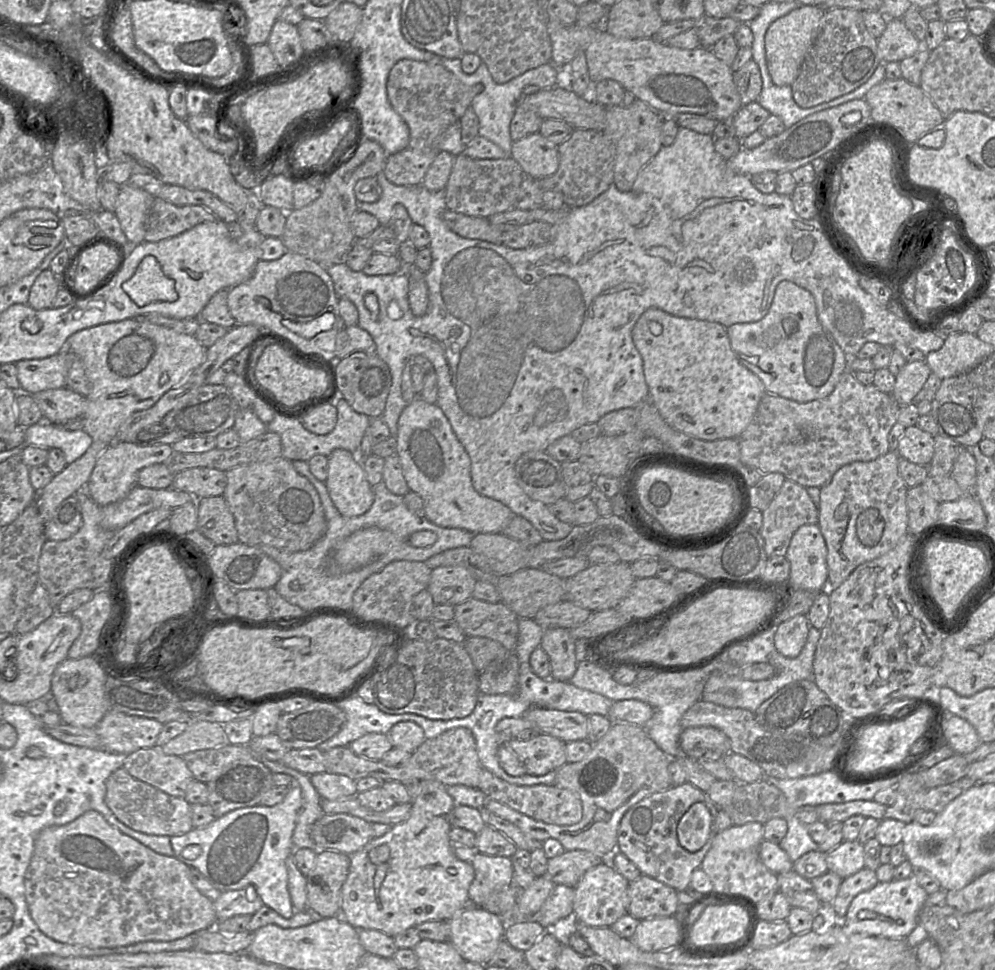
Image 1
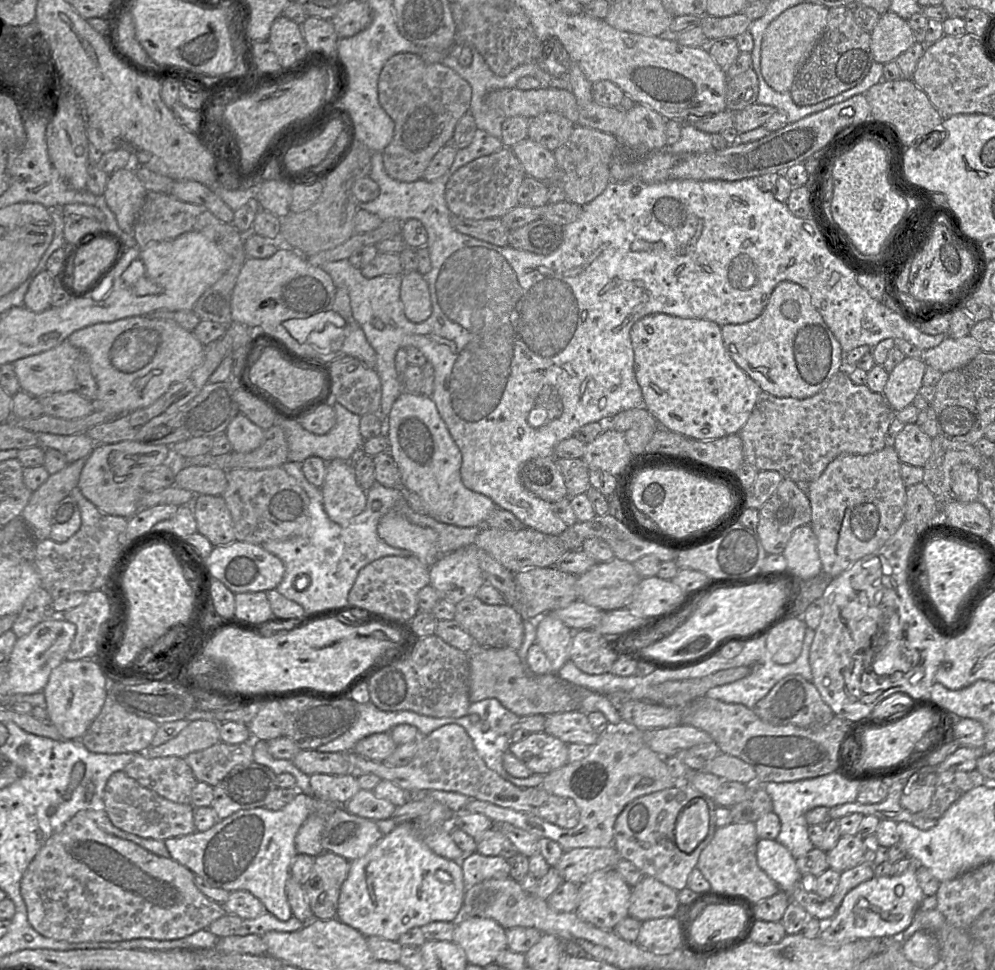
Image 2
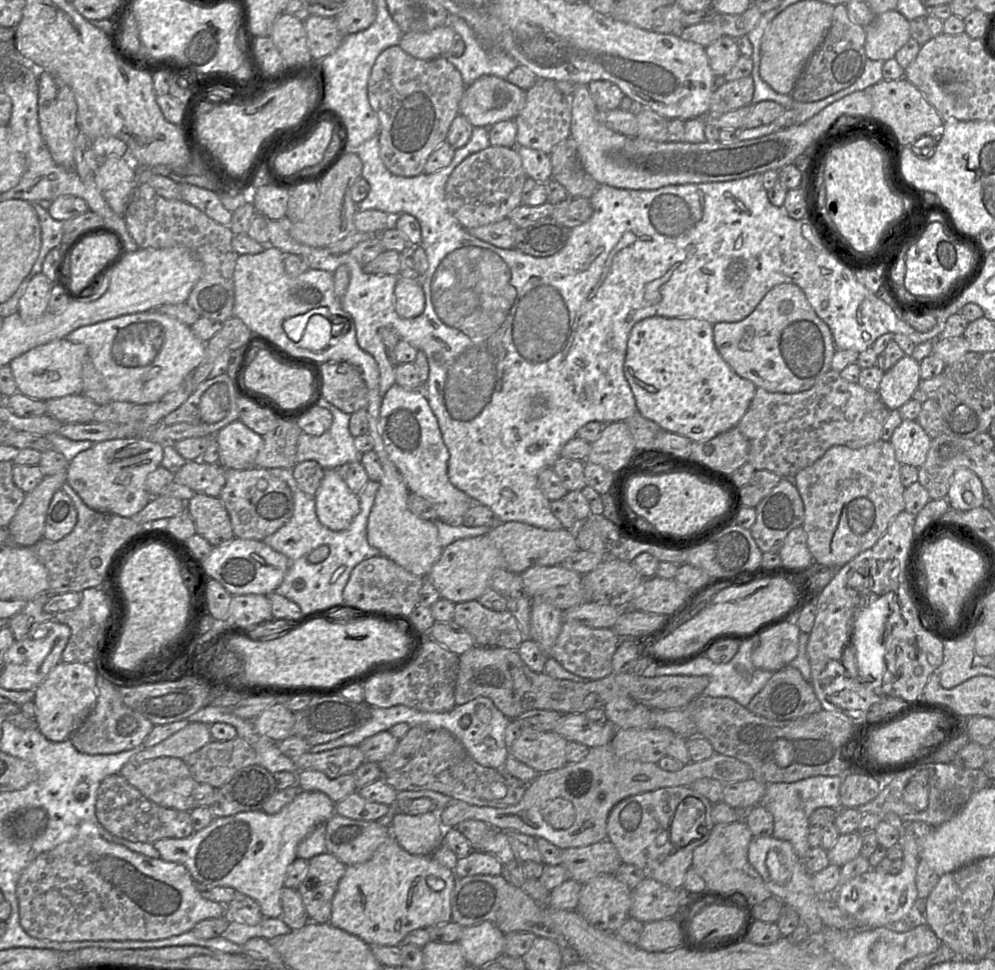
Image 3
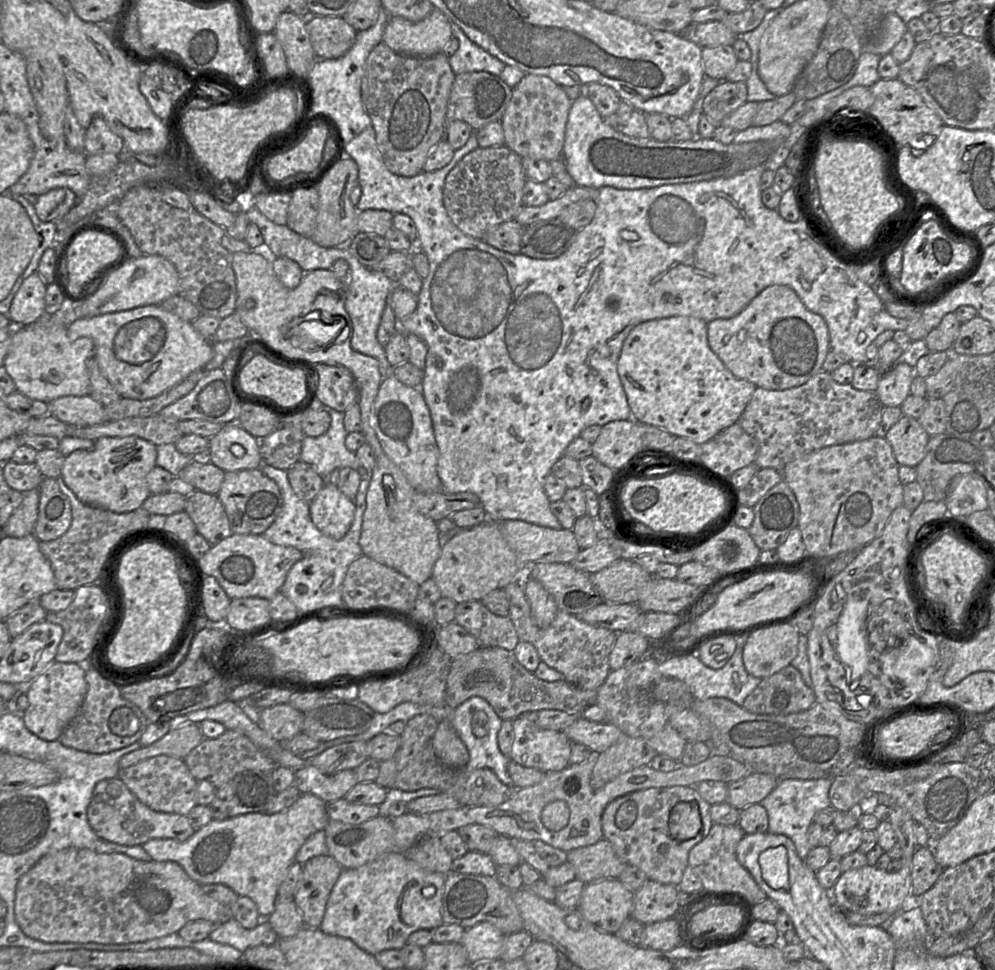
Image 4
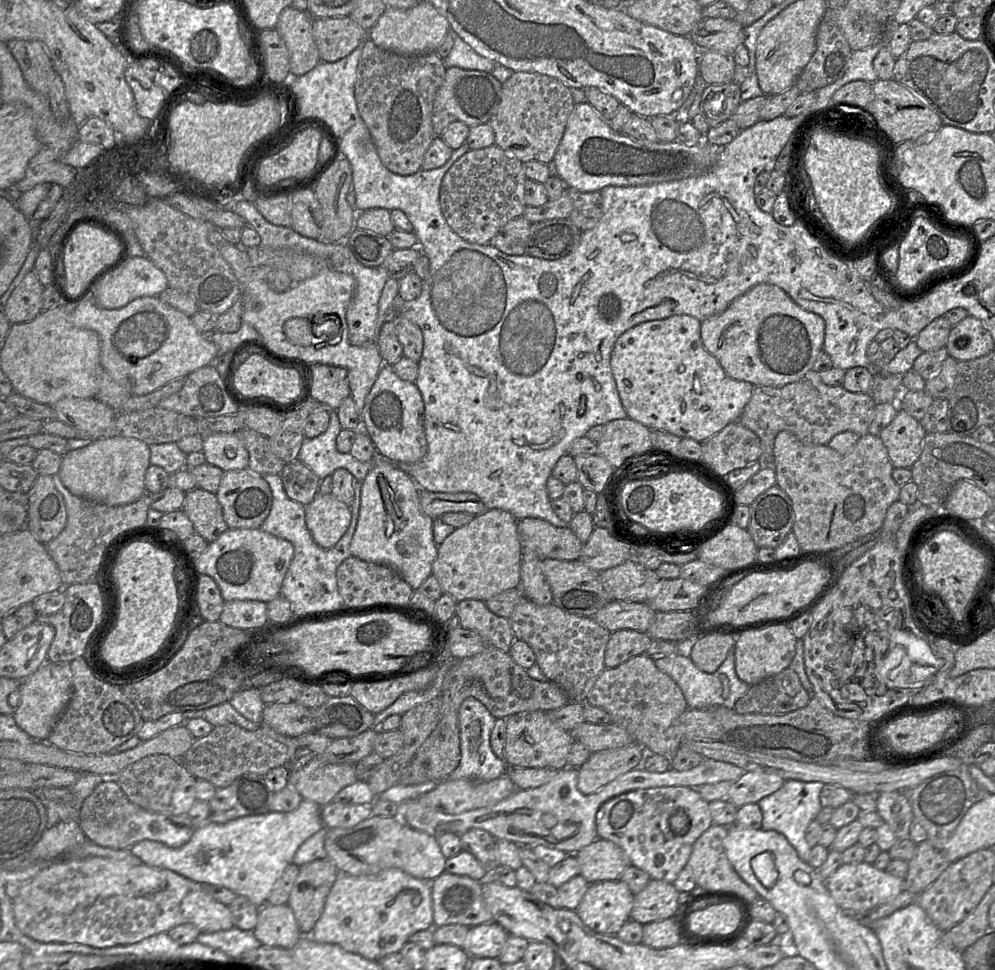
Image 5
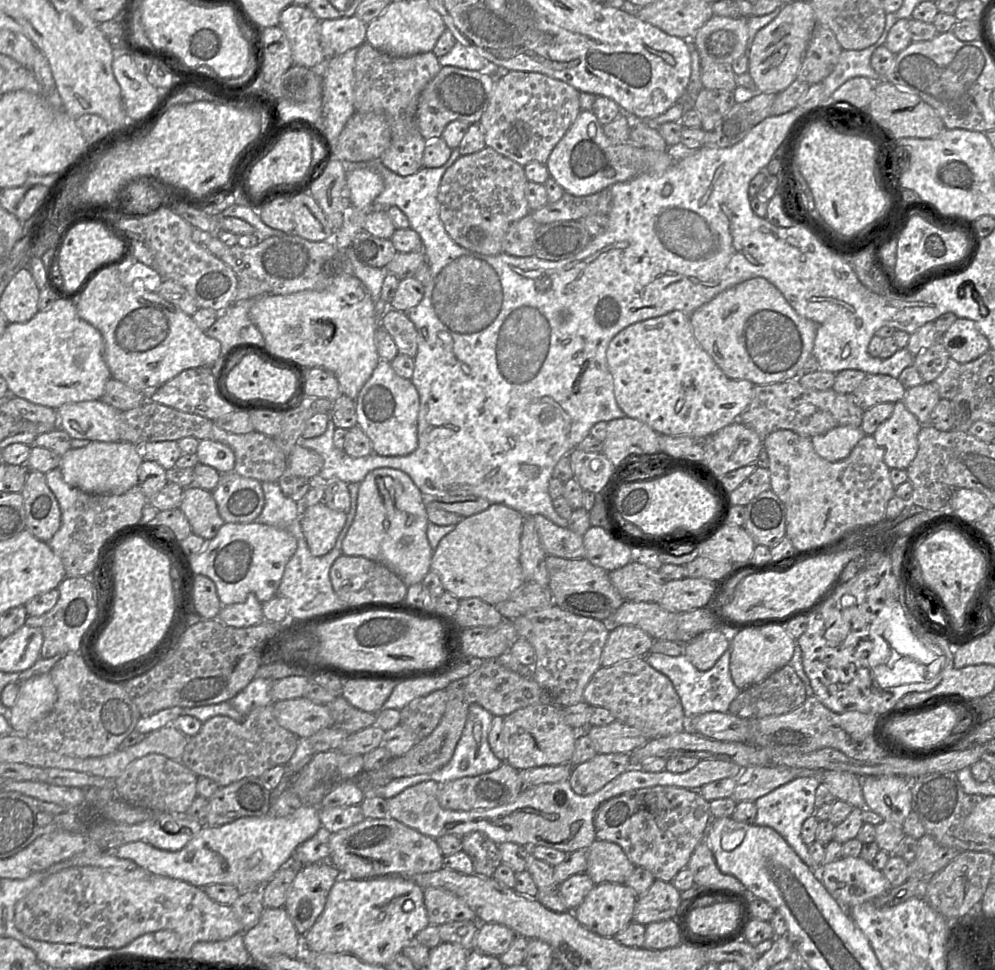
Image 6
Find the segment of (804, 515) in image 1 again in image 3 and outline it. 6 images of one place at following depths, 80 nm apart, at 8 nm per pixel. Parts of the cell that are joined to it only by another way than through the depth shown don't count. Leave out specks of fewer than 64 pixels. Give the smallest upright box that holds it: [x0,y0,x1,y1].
[750,478,804,553]

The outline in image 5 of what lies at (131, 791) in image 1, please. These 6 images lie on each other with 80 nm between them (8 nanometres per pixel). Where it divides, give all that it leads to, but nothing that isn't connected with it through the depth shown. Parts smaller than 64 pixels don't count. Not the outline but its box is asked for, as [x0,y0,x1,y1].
[77,779,197,849]

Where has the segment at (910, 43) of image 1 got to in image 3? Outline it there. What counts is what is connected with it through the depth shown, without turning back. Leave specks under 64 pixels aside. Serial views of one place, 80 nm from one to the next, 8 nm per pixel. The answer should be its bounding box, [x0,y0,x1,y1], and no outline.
[865,10,911,61]

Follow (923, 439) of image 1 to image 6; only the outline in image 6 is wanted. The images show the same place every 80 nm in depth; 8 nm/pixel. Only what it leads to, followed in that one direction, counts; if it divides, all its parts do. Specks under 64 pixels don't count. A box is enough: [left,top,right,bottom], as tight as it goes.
[872,401,921,469]

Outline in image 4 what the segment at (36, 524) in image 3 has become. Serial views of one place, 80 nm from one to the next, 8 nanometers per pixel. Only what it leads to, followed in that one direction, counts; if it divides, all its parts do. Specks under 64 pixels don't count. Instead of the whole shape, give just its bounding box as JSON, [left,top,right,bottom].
[2,488,39,538]

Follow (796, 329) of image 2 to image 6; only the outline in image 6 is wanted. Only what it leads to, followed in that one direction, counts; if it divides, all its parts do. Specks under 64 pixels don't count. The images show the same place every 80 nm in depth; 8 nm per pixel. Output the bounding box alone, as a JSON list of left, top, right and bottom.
[689,277,817,385]

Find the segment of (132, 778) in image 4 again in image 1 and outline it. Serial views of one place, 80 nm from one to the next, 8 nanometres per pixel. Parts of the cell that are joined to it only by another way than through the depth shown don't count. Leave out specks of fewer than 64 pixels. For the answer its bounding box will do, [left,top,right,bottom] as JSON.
[123,746,194,798]

